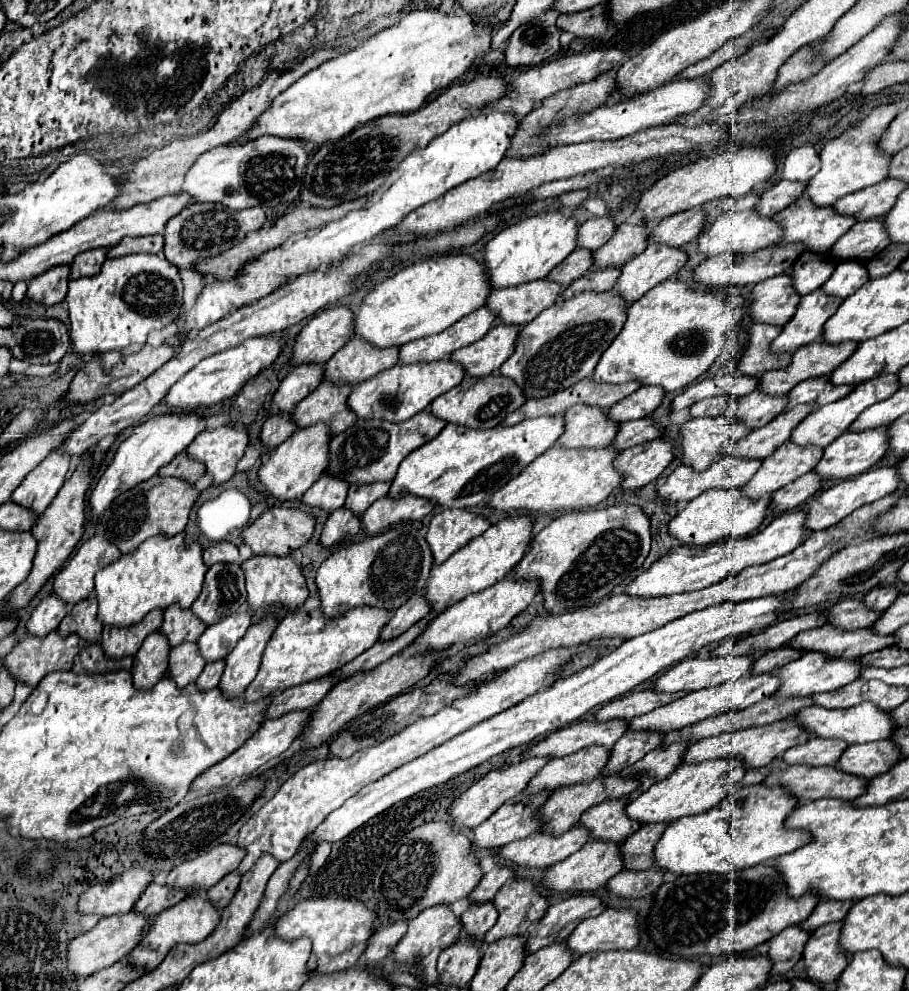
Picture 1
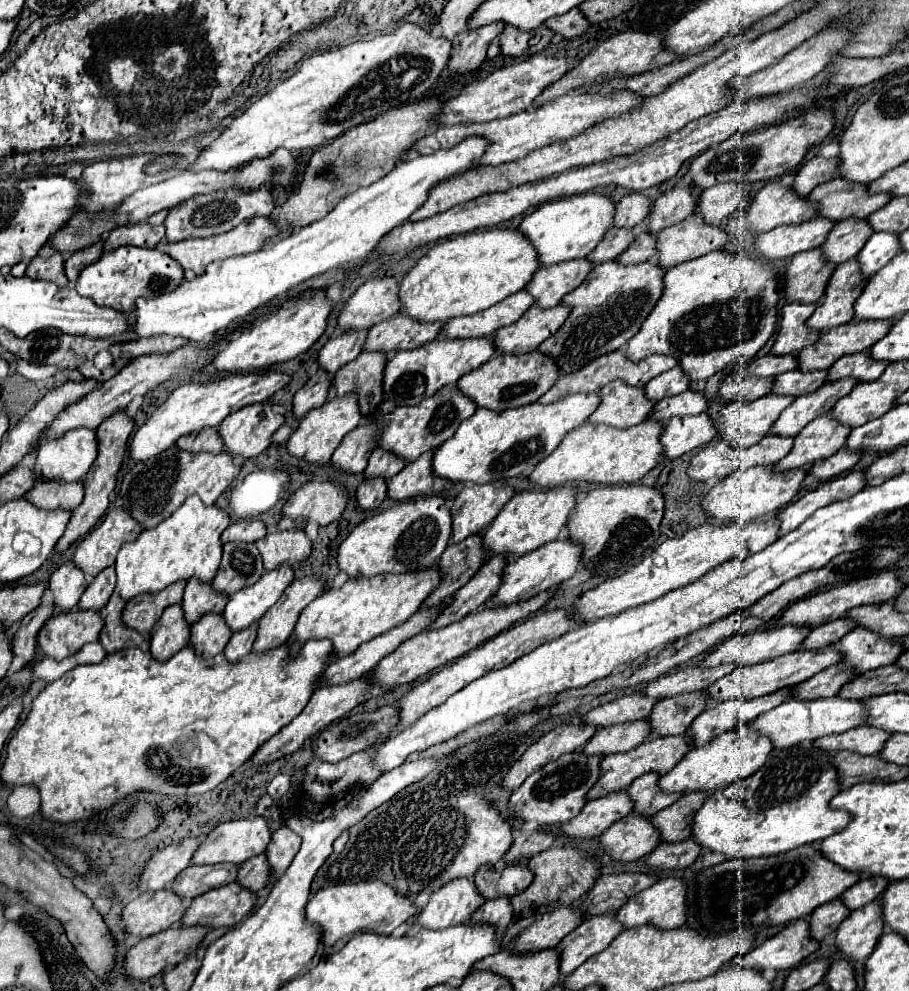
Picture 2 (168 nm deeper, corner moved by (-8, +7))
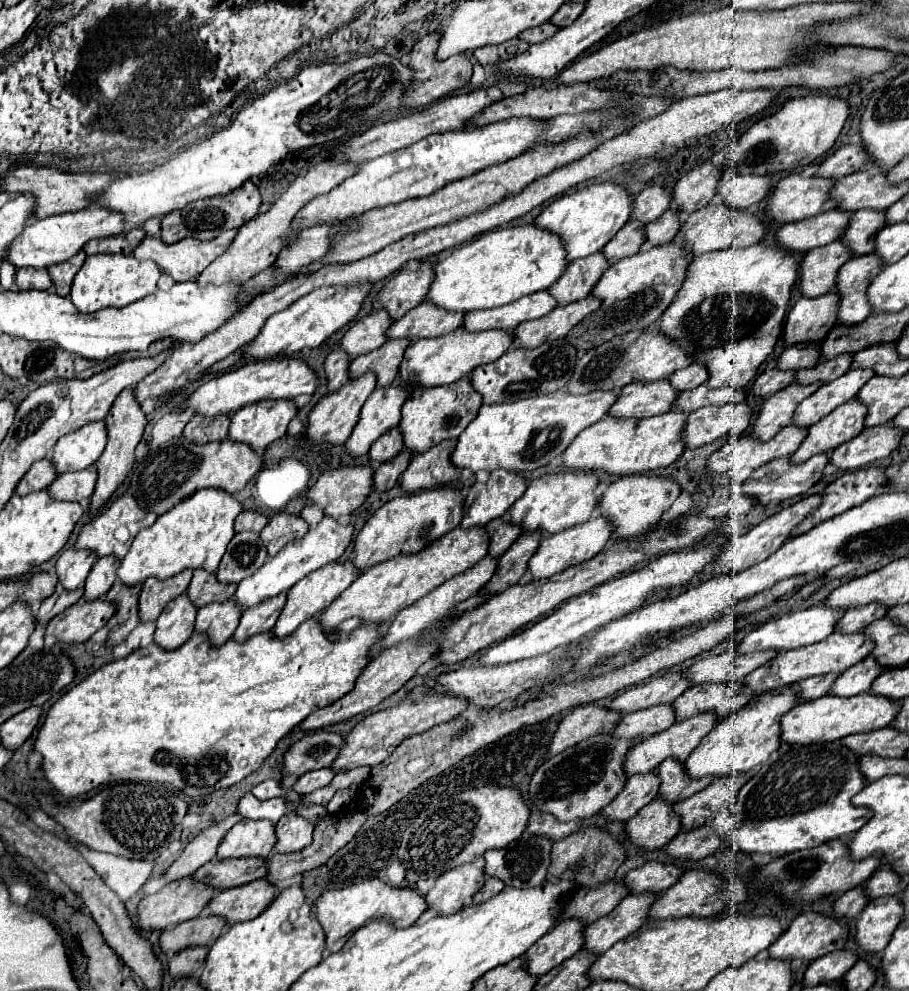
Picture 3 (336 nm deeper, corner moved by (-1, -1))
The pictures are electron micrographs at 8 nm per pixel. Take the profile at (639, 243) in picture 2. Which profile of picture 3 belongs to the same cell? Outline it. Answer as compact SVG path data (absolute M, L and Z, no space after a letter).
M669 208L667 212L663 212L657 220L653 220L651 224L647 224L645 228L645 240L651 246L663 246L675 240L675 232L679 230L679 212L675 212L675 208Z

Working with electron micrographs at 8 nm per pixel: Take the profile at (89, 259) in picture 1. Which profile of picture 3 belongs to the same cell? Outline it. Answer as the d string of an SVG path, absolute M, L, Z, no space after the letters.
M79 252L79 254L75 254L71 260L47 268L49 274L51 274L51 278L53 278L53 284L55 284L55 290L59 292L59 296L67 296L67 294L69 294L71 282L73 282L73 278L75 278L75 274L79 272L79 268L83 266L85 258L87 258L87 254L85 254L85 252Z

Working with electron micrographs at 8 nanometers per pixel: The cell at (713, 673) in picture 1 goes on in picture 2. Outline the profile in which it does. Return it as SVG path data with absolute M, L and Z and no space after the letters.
M786 624L786 626L774 626L774 628L766 628L766 630L756 630L752 634L734 634L728 640L724 640L722 644L718 644L706 656L702 666L718 666L718 664L724 664L724 662L734 662L738 666L744 666L744 664L758 664L758 662L764 662L764 660L772 660L776 656L798 650L802 646L802 640L810 634L810 630L812 630L810 626Z

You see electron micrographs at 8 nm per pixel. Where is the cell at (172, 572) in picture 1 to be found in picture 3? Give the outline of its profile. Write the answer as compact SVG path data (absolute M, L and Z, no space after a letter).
M209 488L195 492L165 512L161 518L157 518L151 528L145 528L133 538L129 552L119 564L117 580L123 586L133 588L137 584L143 584L147 578L167 580L183 570L203 568L205 572L215 572L229 540L233 538L233 520L239 512L239 502L223 490Z

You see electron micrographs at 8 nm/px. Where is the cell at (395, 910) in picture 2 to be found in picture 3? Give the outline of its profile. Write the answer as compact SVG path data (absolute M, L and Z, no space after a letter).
M365 880L361 884L351 884L343 890L329 890L321 894L315 902L315 918L327 932L327 950L337 952L347 942L349 934L359 930L371 920L385 920L393 928L411 926L423 912L427 910L427 902L421 894L409 888L393 888L381 880Z

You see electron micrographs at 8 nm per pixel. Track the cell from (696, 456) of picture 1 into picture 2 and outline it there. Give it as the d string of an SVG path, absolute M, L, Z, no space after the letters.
M768 394L754 402L730 402L722 410L726 424L720 434L734 448L752 446L770 432L790 402L794 402L794 396L784 394Z

